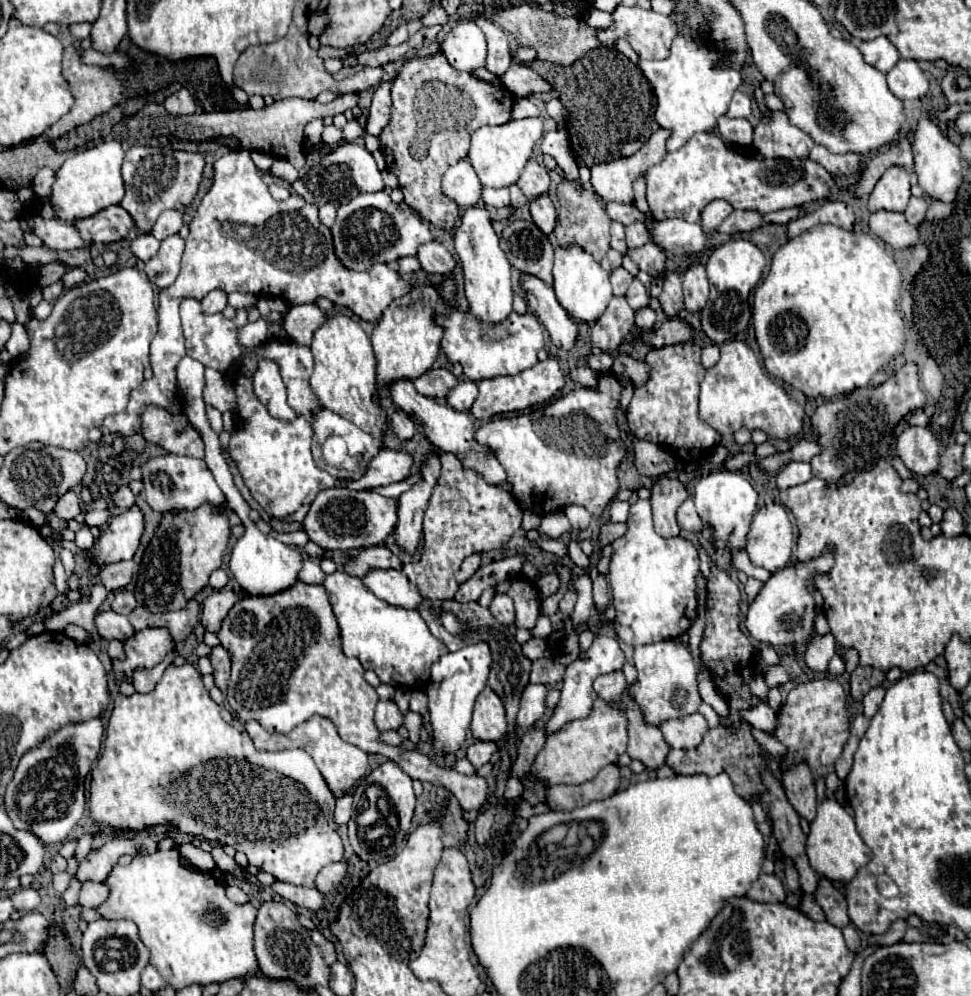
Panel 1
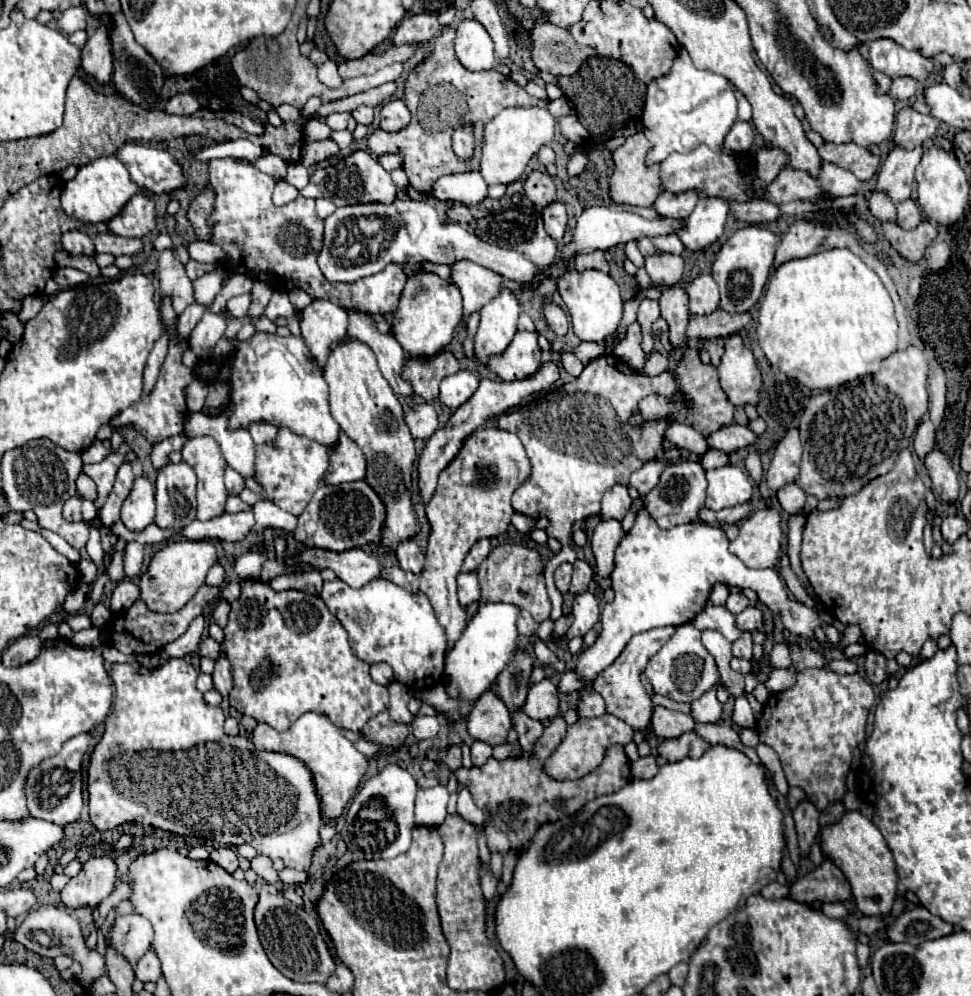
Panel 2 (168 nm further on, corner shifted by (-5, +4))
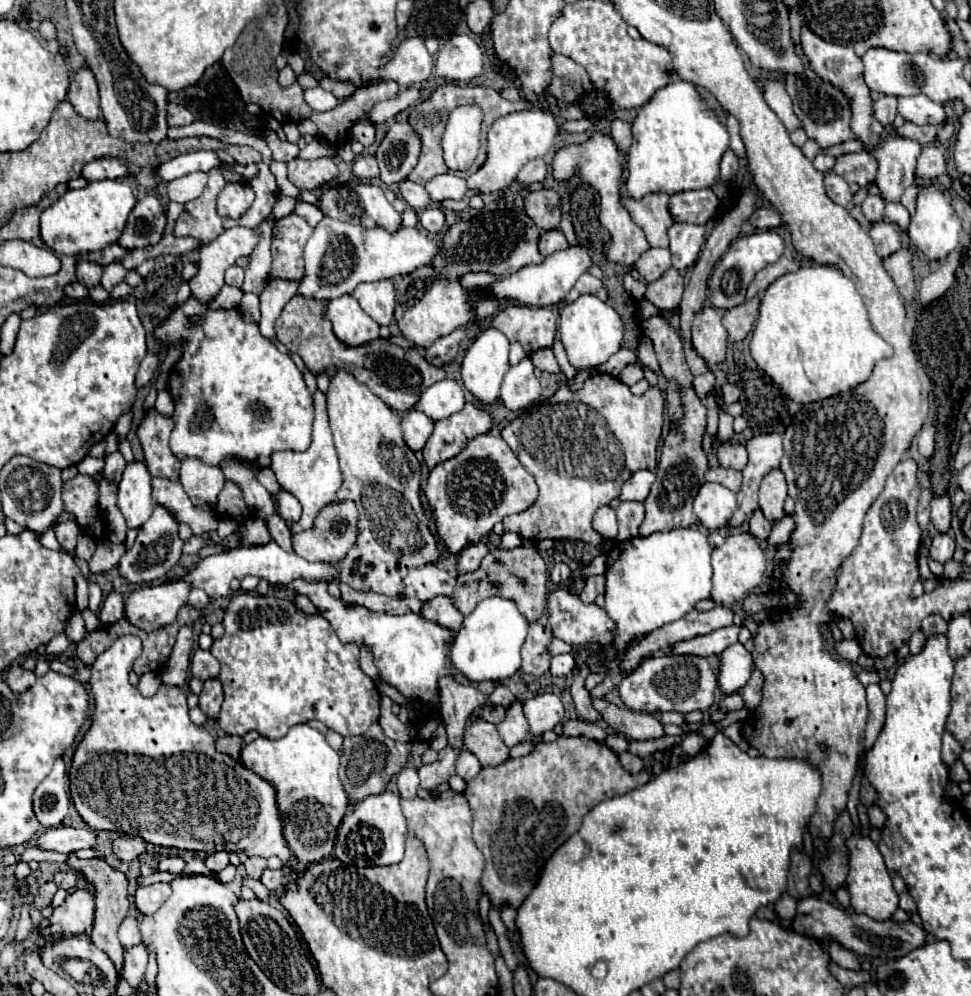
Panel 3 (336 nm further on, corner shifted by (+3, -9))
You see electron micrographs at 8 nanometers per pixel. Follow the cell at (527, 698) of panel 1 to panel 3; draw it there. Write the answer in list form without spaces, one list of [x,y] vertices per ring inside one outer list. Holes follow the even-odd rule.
[[[536,694],[524,702],[524,716],[530,732],[540,736],[546,730],[554,730],[554,726],[562,722],[564,706],[556,694]]]

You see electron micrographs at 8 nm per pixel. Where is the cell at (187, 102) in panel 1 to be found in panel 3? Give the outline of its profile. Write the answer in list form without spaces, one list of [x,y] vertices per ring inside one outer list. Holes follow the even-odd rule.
[[[168,104],[168,126],[186,126],[194,120],[192,112],[188,112],[180,104]]]

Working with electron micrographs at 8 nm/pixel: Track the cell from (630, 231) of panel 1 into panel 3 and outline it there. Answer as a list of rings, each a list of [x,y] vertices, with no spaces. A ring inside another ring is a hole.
[[[650,248],[634,264],[638,274],[646,282],[658,280],[670,266],[672,266],[672,262],[670,262],[670,250],[668,248]]]

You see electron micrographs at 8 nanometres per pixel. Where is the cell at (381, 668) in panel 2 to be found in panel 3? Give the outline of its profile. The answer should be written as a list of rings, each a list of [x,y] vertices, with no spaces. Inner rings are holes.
[[[362,646],[362,650],[360,650],[360,668],[362,668],[362,672],[364,672],[368,678],[372,678],[374,682],[378,682],[378,668],[374,666],[374,662],[372,662],[372,658],[370,658],[370,650],[366,650],[364,646]]]

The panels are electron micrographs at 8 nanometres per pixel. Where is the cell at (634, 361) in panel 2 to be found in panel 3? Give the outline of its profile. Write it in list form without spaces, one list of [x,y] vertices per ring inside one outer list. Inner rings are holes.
[[[626,366],[626,368],[618,374],[618,378],[620,378],[626,386],[634,386],[638,380],[644,378],[644,374],[642,374],[642,370],[640,370],[638,366]]]

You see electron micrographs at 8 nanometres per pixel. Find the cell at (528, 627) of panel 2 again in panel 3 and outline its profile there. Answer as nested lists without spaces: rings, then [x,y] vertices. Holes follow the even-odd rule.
[[[540,622],[530,624],[526,642],[522,646],[522,670],[534,676],[542,676],[550,668],[550,654],[546,650],[552,634]]]

